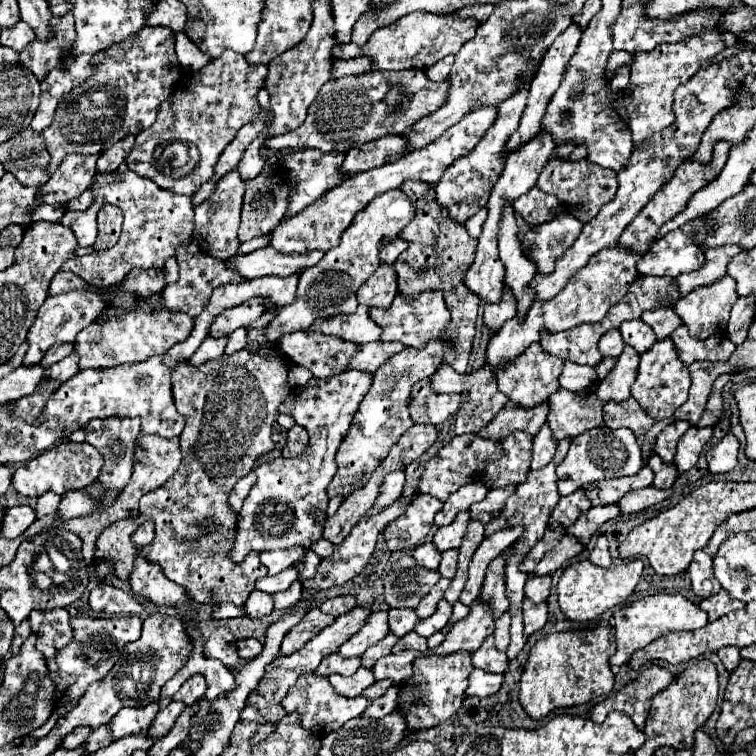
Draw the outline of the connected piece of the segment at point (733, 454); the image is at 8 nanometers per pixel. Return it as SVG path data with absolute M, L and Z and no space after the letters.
M727 434L719 444L715 444L707 452L709 472L723 474L733 470L737 466L737 450L739 450L739 440L733 434Z

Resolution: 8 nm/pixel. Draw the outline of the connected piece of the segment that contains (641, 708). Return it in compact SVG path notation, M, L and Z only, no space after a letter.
M649 666L637 680L629 682L623 690L619 690L617 694L611 694L607 700L597 704L591 710L589 718L601 724L605 722L609 712L623 712L633 720L635 726L639 726L639 730L643 730L645 718L651 708L649 700L657 692L665 690L671 682L673 682L673 676L669 674L669 670L661 666Z

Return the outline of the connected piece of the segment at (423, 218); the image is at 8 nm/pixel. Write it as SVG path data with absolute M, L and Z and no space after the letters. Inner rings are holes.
M405 180L405 184L399 186L399 190L409 196L409 200L415 206L415 218L401 230L399 238L407 240L409 248L397 258L395 272L399 278L399 294L405 294L407 298L419 296L425 290L439 290L443 292L443 300L451 312L449 328L445 330L441 344L445 350L443 362L455 368L457 374L465 374L467 358L471 352L471 342L475 336L475 320L479 310L479 296L469 292L465 288L465 272L469 270L469 264L473 262L473 252L477 246L477 240L471 238L463 224L457 224L449 220L449 212L437 204L437 196L433 186L421 180ZM417 268L425 268L425 276L417 276Z

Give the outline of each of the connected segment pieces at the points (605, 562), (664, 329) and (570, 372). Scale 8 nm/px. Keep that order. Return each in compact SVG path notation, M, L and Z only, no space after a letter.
M603 534L597 538L597 544L595 544L595 548L591 550L589 560L591 560L595 566L601 566L601 568L609 568L609 566L611 566L611 556L609 556L609 550L607 550L607 538L605 538Z
M651 308L645 310L641 314L641 320L653 328L657 340L663 340L667 336L671 336L673 328L677 328L679 324L683 324L683 320L673 312L673 308Z
M565 362L563 366L563 372L559 376L559 384L561 388L567 388L567 390L573 390L573 392L579 392L583 390L585 386L593 384L597 380L597 372L589 366L579 366L579 364L573 364L573 362Z

